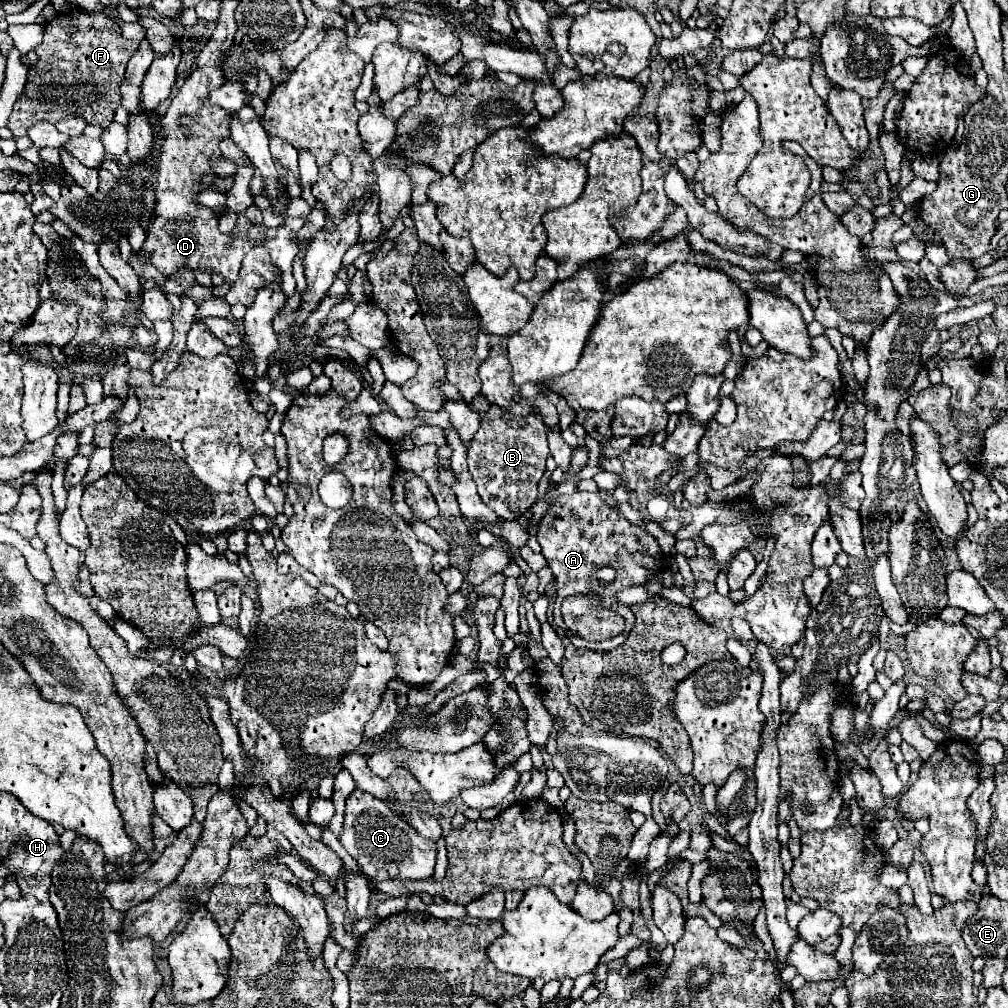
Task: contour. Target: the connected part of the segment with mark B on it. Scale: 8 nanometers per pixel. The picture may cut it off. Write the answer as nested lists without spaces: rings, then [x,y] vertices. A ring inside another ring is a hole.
[[[491,406],[483,414],[481,428],[469,444],[467,464],[481,500],[501,520],[519,520],[537,500],[537,482],[545,472],[547,456],[547,428],[539,414],[515,416],[499,406]]]

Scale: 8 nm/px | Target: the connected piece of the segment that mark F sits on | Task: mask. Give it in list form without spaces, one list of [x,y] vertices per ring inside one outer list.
[[[77,8],[73,12],[71,10],[57,12],[53,20],[45,22],[43,42],[39,46],[35,46],[35,54],[39,60],[35,64],[27,64],[29,66],[27,82],[13,106],[13,112],[11,112],[9,124],[7,124],[13,138],[17,140],[17,138],[25,136],[27,130],[41,120],[57,124],[59,118],[67,118],[67,116],[81,116],[83,120],[87,120],[87,124],[107,128],[113,122],[115,108],[121,106],[119,86],[125,80],[127,62],[135,54],[137,46],[139,46],[139,42],[129,44],[121,36],[121,28],[101,12],[85,12],[85,10],[77,10]]]

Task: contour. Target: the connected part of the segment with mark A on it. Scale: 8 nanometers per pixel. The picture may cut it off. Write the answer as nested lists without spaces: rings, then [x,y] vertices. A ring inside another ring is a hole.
[[[575,490],[569,496],[559,496],[555,500],[555,504],[547,512],[539,524],[537,530],[537,540],[541,546],[541,553],[548,561],[548,565],[553,570],[553,576],[557,580],[557,598],[555,598],[555,606],[557,610],[561,610],[561,602],[569,596],[595,596],[599,598],[601,606],[605,608],[613,608],[623,620],[625,620],[625,628],[619,636],[605,640],[605,642],[587,642],[579,636],[573,636],[569,630],[565,632],[567,638],[577,646],[577,648],[589,648],[589,650],[601,650],[601,652],[609,652],[613,648],[617,648],[629,634],[629,630],[633,628],[635,616],[629,610],[629,606],[619,604],[613,600],[613,594],[617,590],[623,590],[627,586],[633,584],[645,584],[645,580],[651,574],[659,574],[659,568],[665,568],[667,558],[663,556],[657,540],[643,528],[631,524],[623,514],[611,510],[601,498],[599,494],[591,494],[591,492],[579,492]],[[611,564],[617,572],[617,578],[613,584],[609,586],[601,586],[595,580],[595,572],[603,566]]]

